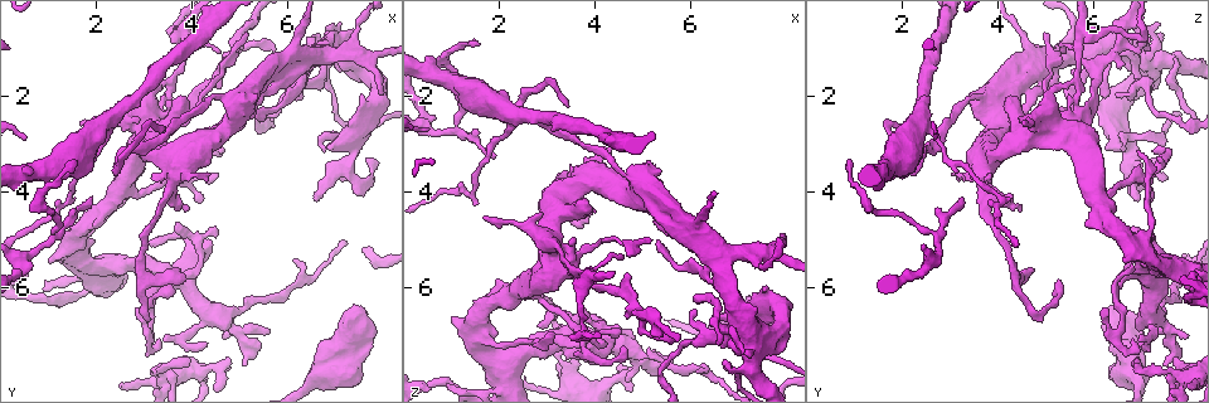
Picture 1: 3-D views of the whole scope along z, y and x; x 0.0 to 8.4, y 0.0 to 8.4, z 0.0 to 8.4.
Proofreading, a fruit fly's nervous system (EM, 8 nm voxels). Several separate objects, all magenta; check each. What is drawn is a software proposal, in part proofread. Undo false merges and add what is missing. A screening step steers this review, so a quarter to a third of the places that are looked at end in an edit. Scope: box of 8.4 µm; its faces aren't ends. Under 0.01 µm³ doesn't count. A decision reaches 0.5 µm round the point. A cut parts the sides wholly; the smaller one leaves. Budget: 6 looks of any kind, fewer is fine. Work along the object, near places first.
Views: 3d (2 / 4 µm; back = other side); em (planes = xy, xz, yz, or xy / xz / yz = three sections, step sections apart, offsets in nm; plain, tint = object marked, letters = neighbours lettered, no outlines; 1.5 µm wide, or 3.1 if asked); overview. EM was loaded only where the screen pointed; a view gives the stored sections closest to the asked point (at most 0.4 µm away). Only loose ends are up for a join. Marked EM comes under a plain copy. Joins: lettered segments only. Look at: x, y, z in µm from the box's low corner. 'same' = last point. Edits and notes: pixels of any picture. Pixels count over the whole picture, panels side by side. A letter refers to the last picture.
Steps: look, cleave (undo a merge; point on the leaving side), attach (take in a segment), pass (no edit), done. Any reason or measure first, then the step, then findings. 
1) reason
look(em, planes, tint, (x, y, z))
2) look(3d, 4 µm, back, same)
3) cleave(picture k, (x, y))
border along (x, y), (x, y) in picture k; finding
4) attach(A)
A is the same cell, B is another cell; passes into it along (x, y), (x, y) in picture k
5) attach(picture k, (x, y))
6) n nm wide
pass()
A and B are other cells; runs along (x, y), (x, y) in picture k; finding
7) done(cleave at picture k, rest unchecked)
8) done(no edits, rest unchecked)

three arms meet
look(3d, 4 µm, (2.30, 2.60, 2.50))

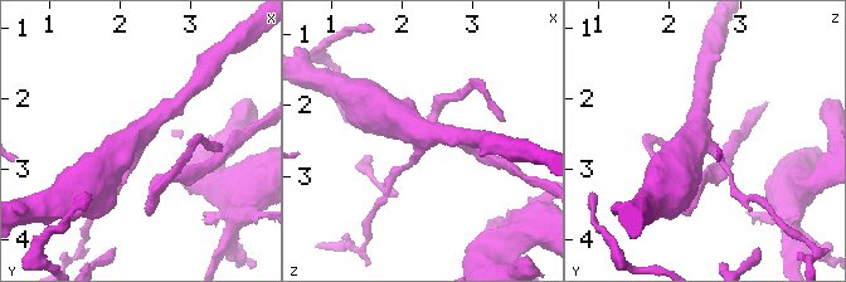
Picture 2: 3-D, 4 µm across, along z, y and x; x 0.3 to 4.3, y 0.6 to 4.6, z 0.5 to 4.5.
3 arms; now the EM
look(em, xz, step 4, tint, (2.30, 2.55, 2.45))

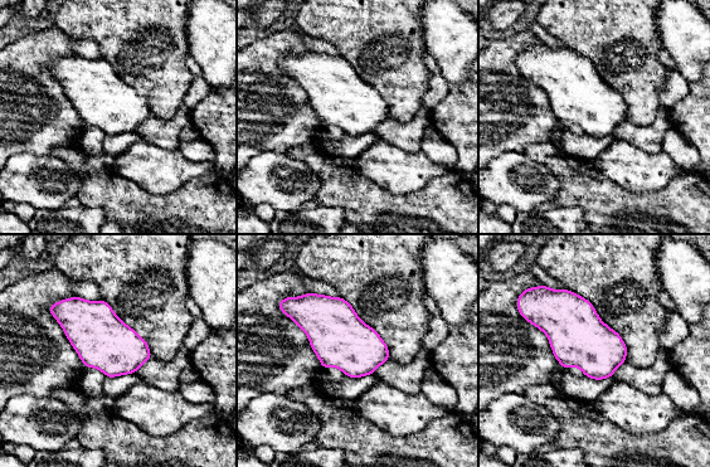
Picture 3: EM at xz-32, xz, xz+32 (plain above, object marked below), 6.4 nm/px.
look(em, xz, step 4, letters, same)

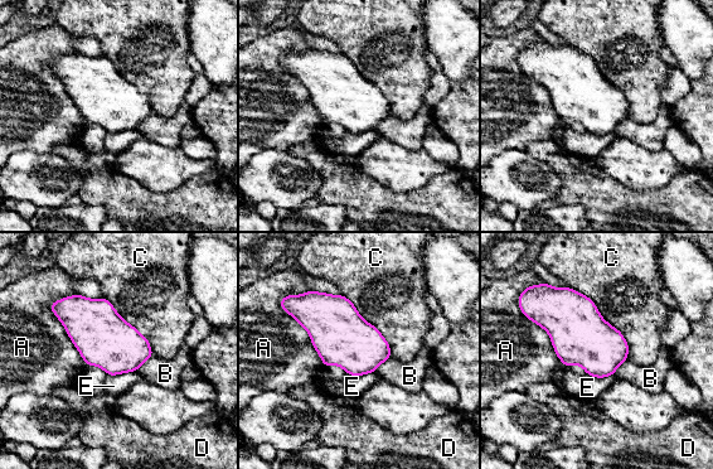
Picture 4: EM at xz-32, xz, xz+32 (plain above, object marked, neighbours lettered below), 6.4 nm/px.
pass()
A, B, C, D and E are other cells; border along (570, 286), (621, 333), (627, 358) in picture 4; one neuron here

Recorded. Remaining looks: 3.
thin end
look(3d, 4 µm, (1.65, 2.50, 4.50))

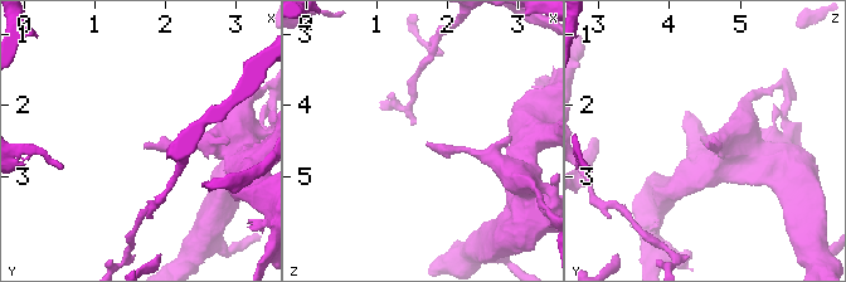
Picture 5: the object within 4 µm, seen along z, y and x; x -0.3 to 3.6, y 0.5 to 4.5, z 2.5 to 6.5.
shape alone is not enough
look(em, planes, tint, (1.70, 2.55, 4.55))

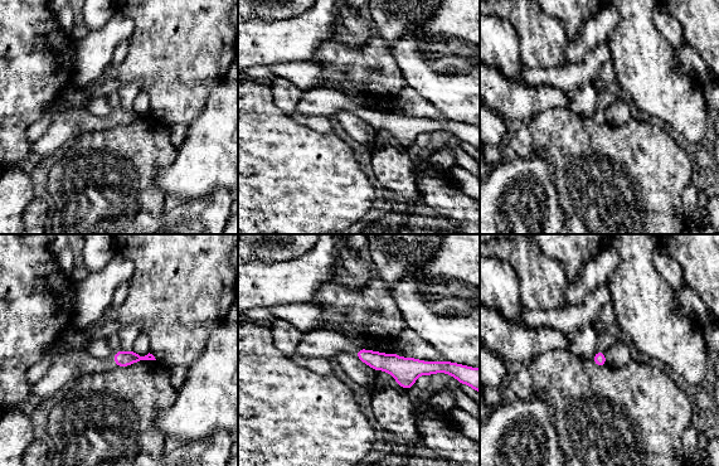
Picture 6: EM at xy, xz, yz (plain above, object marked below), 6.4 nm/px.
look(em, planes, letters, same)

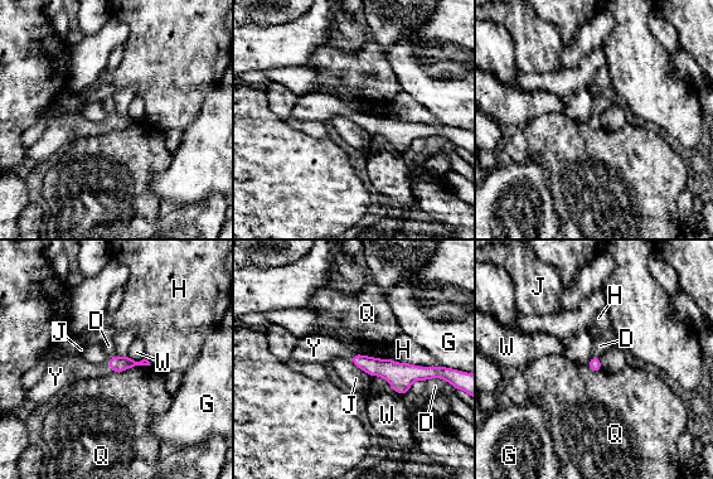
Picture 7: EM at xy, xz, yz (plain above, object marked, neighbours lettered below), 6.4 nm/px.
attach(picture 7, (71, 367))
Y is the same cell, D, G, H, J, Q and W are other cells; passes into it along (116, 363), (110, 364), (71, 367) in picture 7; the neuron continues

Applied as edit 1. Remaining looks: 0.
done(attach at picture 7, rest unchecked)

